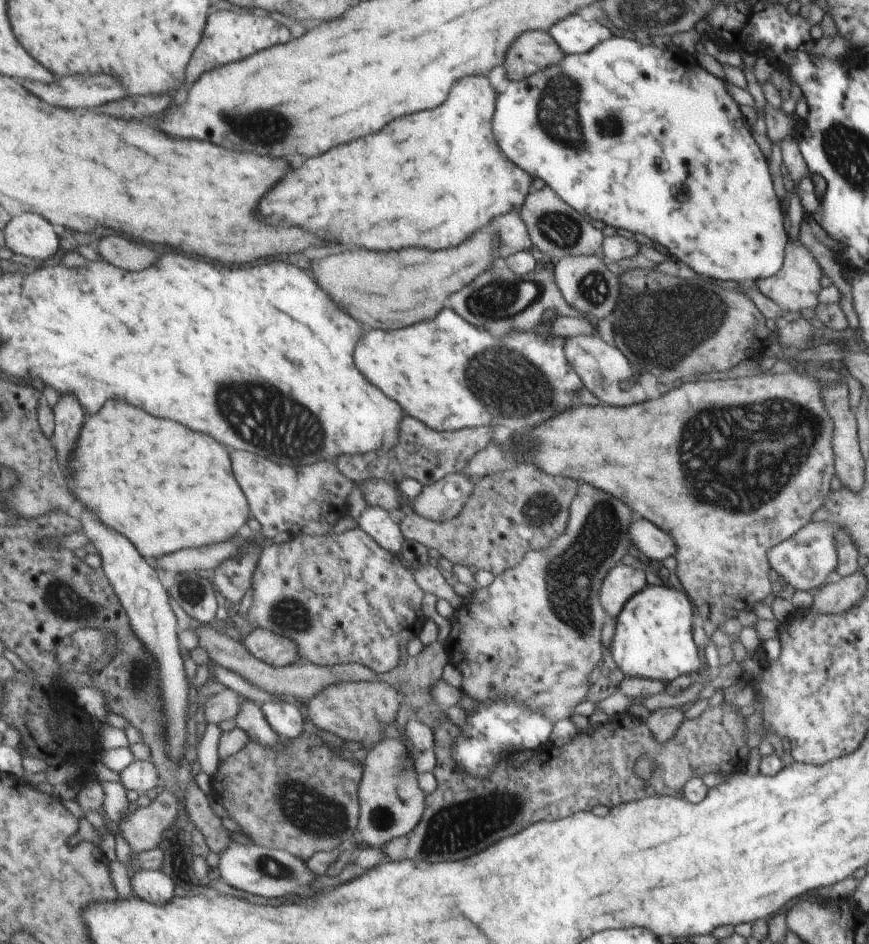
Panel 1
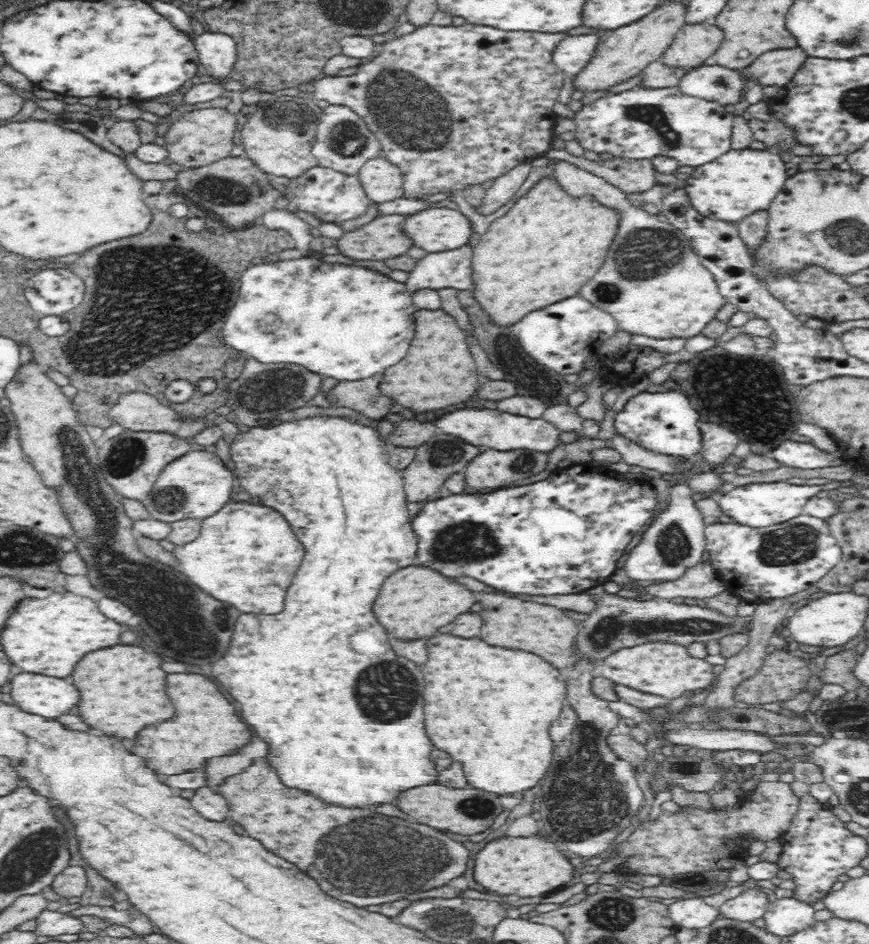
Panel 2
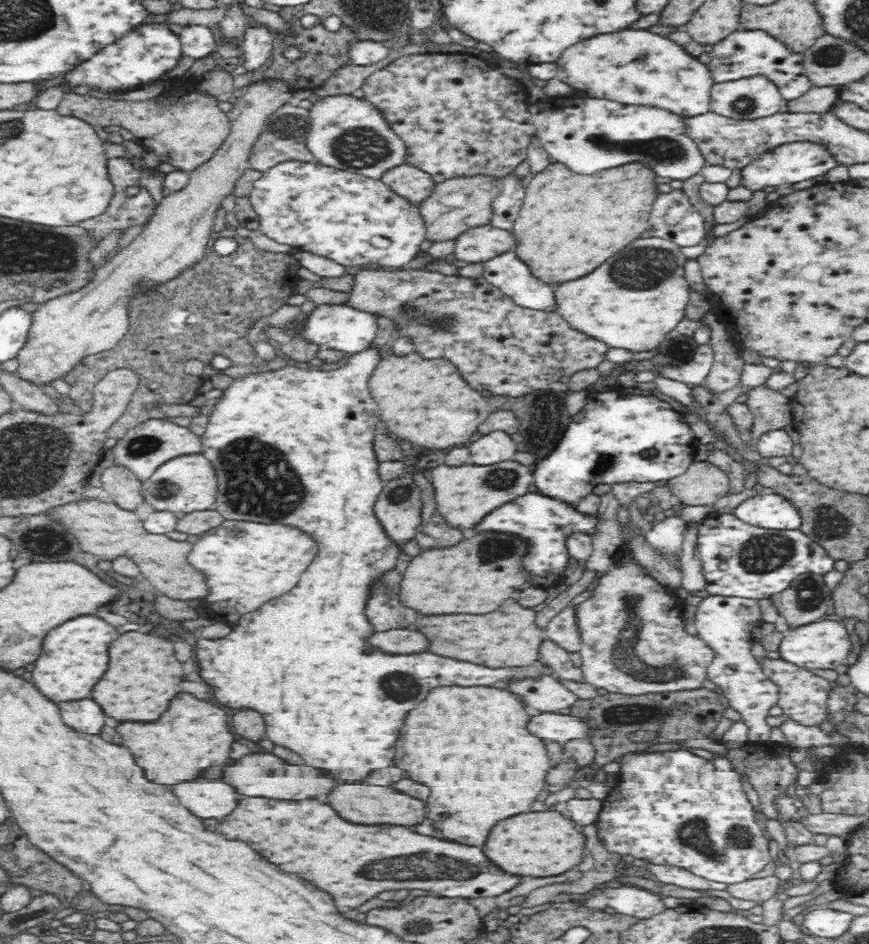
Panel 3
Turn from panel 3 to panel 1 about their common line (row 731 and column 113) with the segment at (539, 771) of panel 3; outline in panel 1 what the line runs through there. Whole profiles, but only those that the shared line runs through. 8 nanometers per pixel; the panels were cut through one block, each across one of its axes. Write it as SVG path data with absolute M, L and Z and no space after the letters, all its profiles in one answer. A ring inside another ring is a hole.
M127 402L105 404L97 416L87 418L84 426L77 436L77 452L73 450L73 460L66 465L71 492L80 506L93 514L93 518L101 522L105 520L109 528L113 526L115 532L119 530L119 534L125 534L145 560L152 562L156 558L183 551L183 548L201 548L227 542L243 531L241 526L249 522L251 506L235 478L231 452L213 436L195 432L173 420L155 418Z

